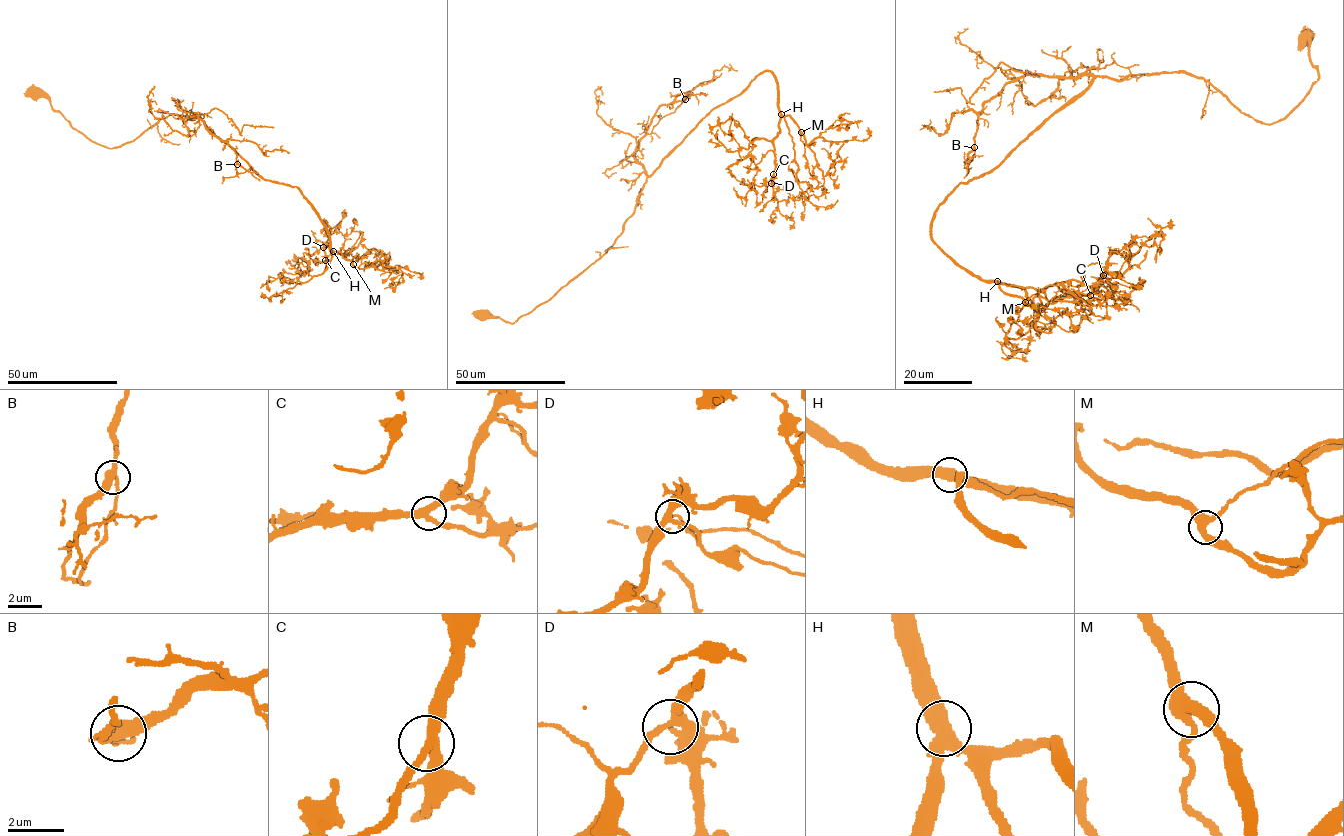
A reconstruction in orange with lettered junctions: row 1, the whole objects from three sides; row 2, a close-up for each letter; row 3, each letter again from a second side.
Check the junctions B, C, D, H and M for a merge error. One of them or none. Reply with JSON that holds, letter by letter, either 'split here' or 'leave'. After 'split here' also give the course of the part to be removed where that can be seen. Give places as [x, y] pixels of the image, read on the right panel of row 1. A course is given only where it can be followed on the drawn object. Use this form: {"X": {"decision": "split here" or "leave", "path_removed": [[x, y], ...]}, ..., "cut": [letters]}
{"B": {"decision": "leave"}, "C": {"decision": "leave"}, "D": {"decision": "leave"}, "H": {"decision": "leave"}, "M": {"decision": "leave"}, "cut": []}

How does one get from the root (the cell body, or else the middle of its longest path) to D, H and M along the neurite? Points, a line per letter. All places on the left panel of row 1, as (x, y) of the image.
D: (36, 93), (110, 148), (170, 115), (198, 117), (264, 179), (299, 190), (327, 230), (325, 270), (323, 247)
H: (36, 93), (73, 127), (110, 148), (170, 115), (198, 117), (264, 179), (295, 186), (333, 251)
M: (36, 93), (110, 148), (170, 115), (198, 117), (264, 179), (295, 186), (329, 249), (353, 264)

